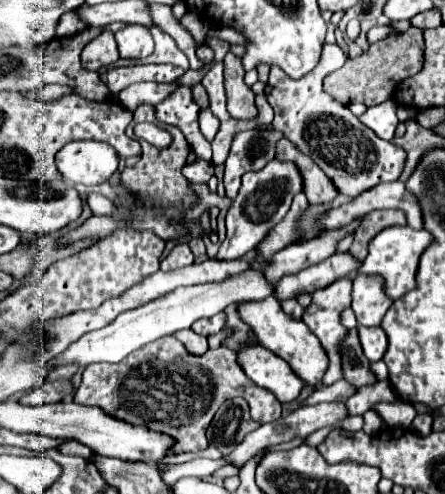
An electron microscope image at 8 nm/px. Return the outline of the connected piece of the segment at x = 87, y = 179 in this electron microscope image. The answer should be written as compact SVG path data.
M72 141L56 153L56 167L68 183L94 187L118 169L118 155L98 141Z

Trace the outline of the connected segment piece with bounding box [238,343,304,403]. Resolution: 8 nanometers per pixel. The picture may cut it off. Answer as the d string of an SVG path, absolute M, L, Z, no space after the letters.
M246 343L238 349L238 365L258 387L272 391L280 403L294 401L304 387L302 379L290 369L290 365L270 353L260 343Z

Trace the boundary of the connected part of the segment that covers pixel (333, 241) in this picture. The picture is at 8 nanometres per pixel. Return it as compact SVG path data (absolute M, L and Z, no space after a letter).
M356 219L340 229L326 229L312 241L294 243L294 245L282 249L282 253L278 253L278 257L274 257L274 269L270 269L270 277L274 277L274 281L278 281L284 275L298 273L310 265L316 265L316 263L328 259L330 255L334 255L338 251L338 243L346 235L354 235L354 231L360 227L360 223L362 223L362 219Z

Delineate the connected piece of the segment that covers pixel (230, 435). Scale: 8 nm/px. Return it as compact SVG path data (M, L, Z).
M234 397L224 401L224 405L214 415L208 427L208 441L222 455L230 455L236 445L240 445L242 439L258 427L260 423L252 421L250 417L248 403L242 397Z

